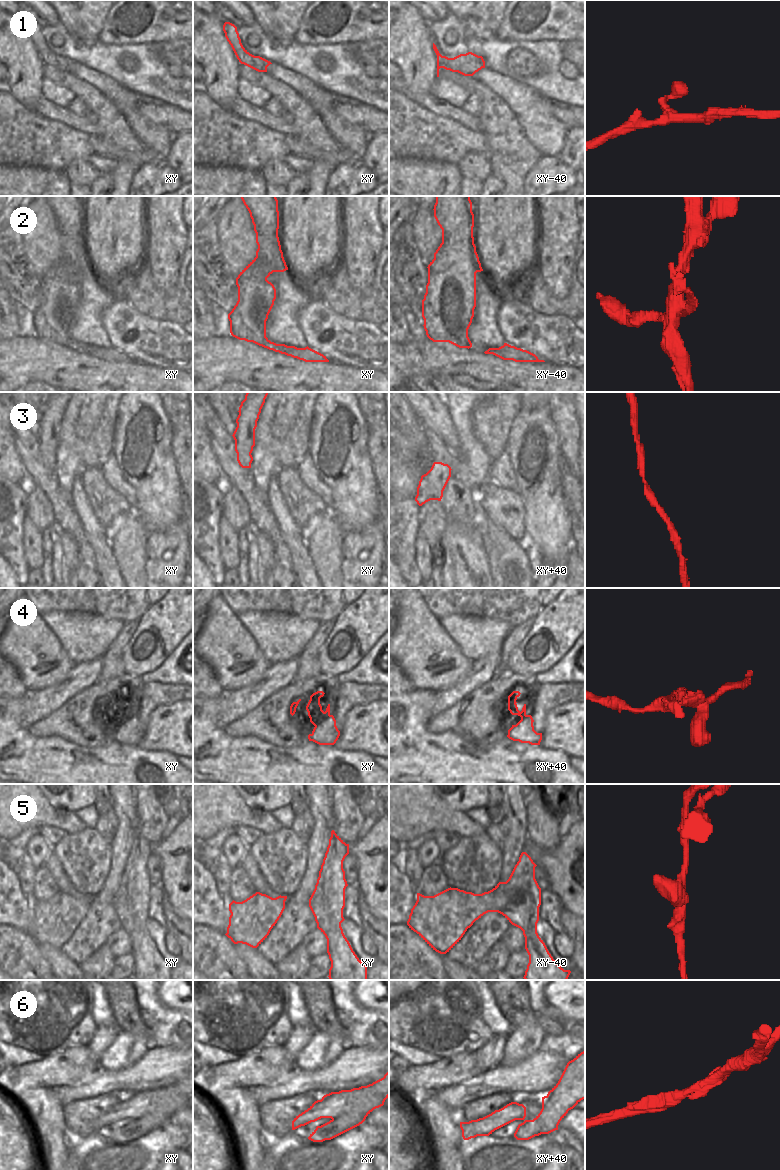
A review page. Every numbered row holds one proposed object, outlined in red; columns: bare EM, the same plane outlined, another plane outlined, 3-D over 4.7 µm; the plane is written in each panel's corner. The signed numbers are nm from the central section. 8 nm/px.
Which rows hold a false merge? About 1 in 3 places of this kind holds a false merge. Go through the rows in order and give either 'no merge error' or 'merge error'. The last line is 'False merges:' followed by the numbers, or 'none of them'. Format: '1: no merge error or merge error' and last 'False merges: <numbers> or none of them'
1: no merge error
2: merge error
3: no merge error
4: merge error
5: no merge error
6: merge error
False merges: 2, 4, 6

